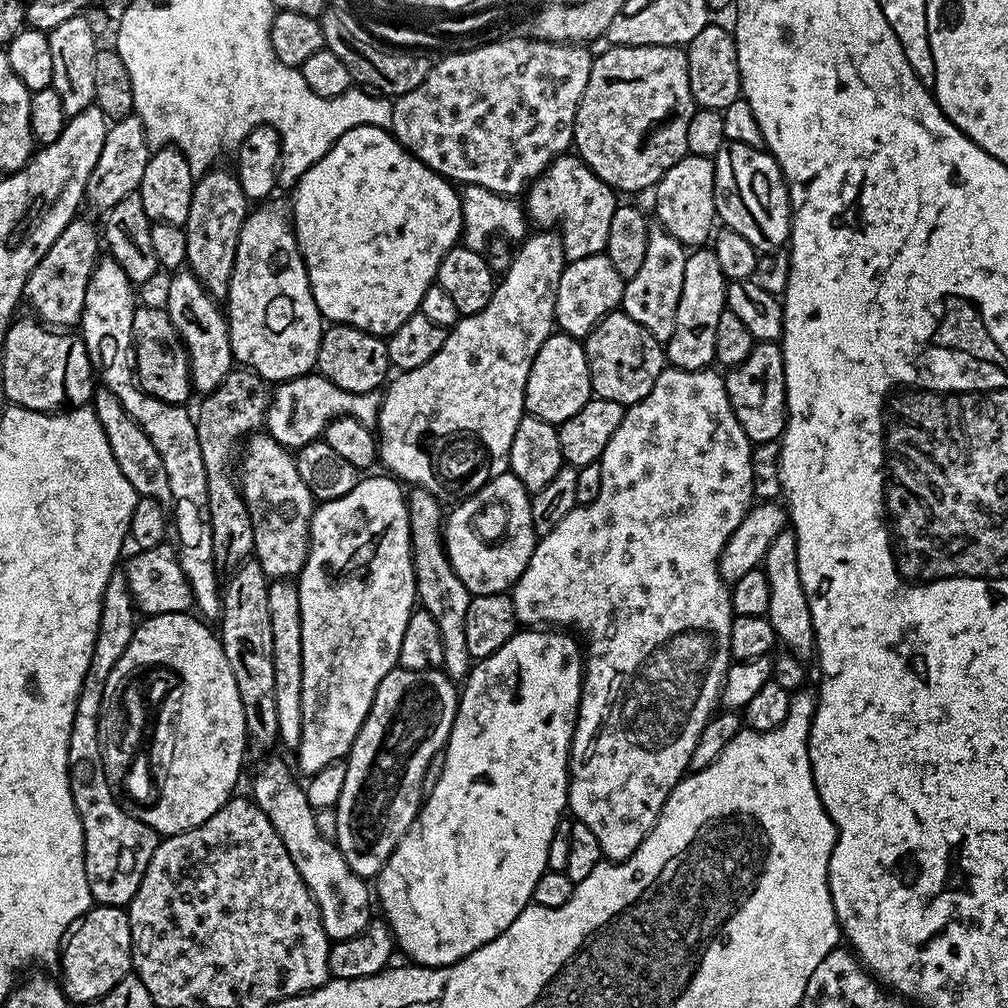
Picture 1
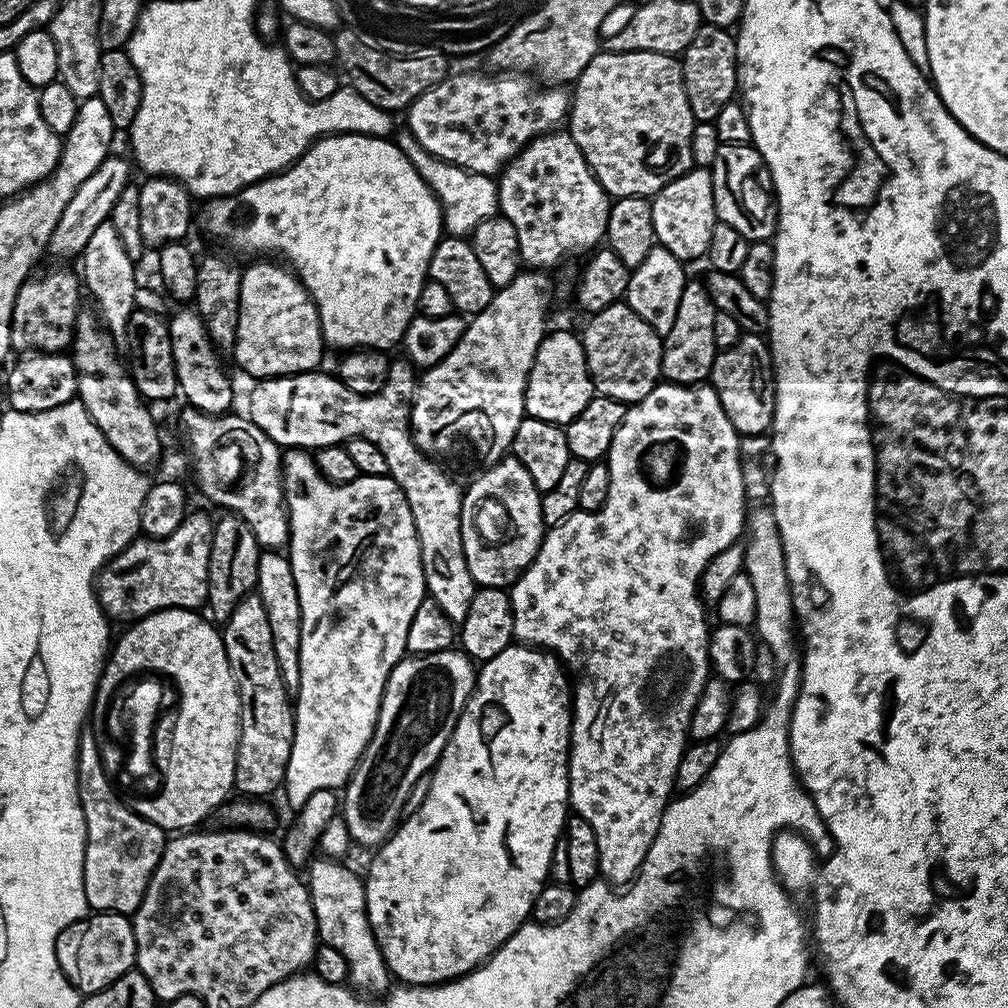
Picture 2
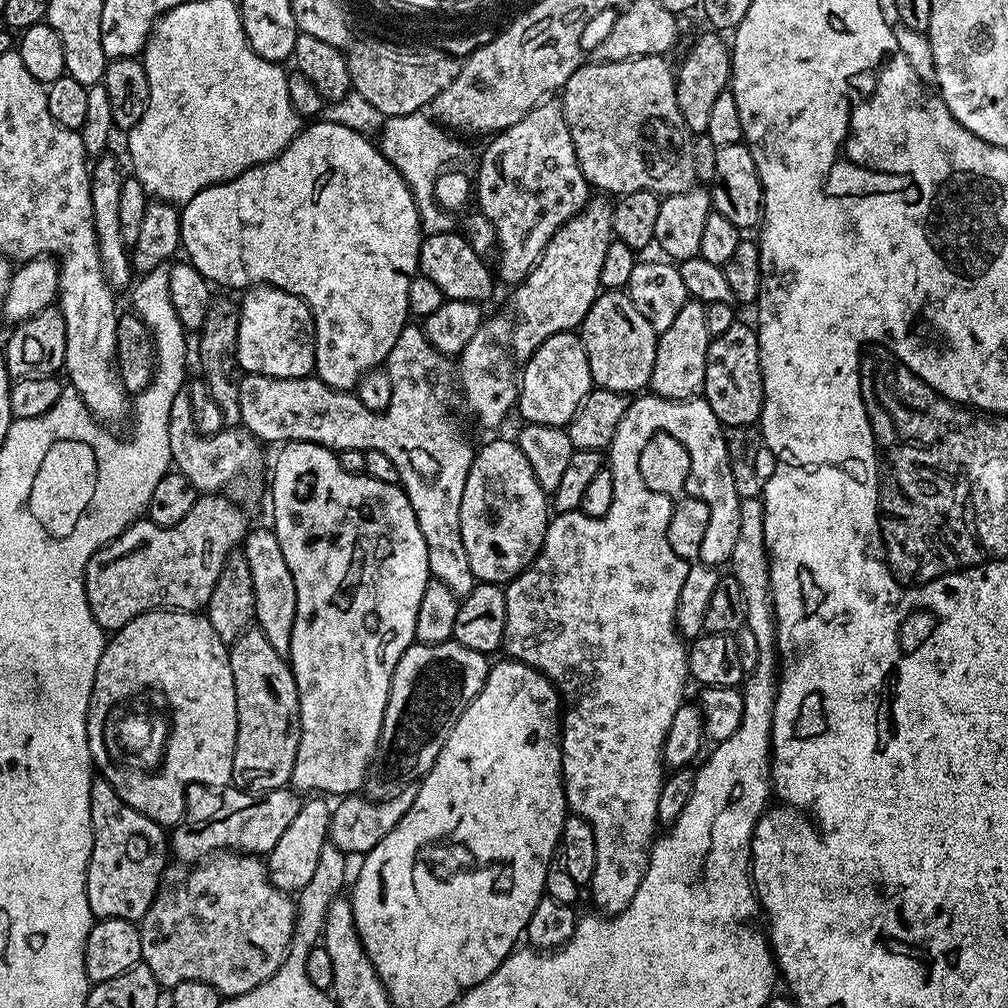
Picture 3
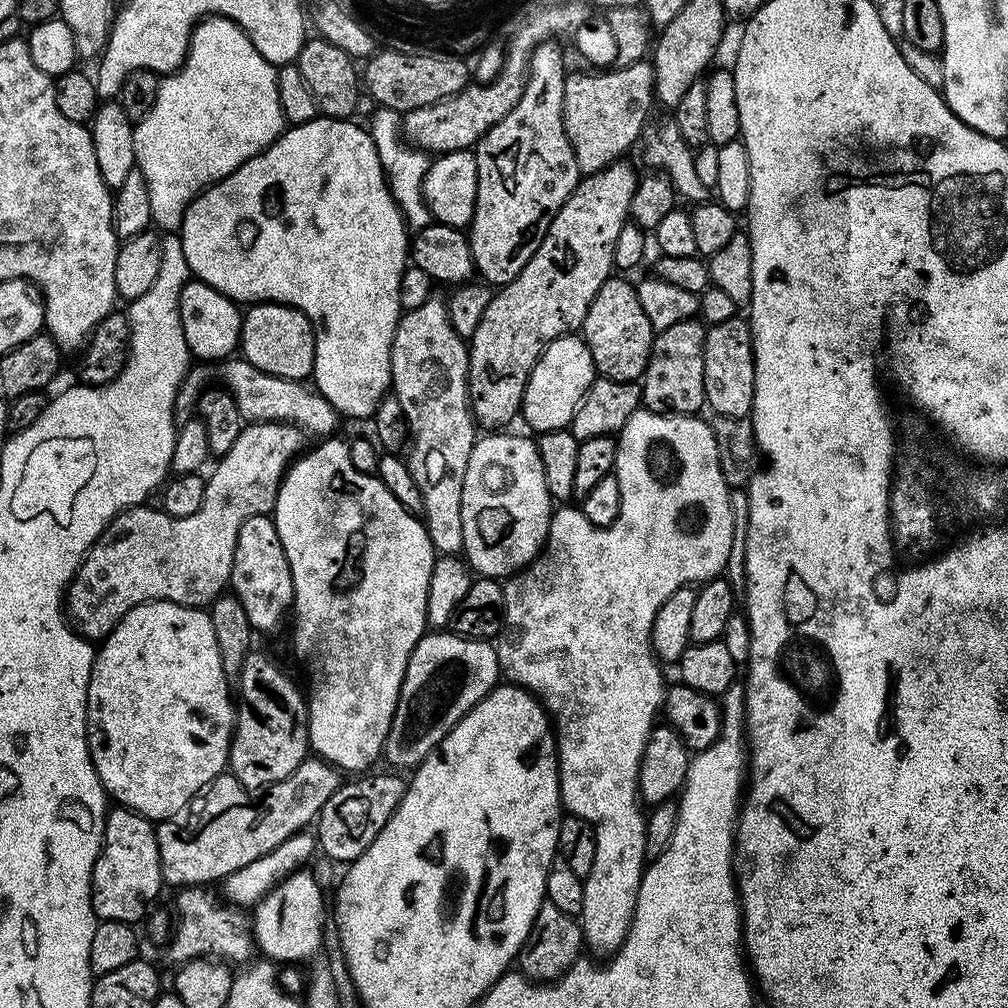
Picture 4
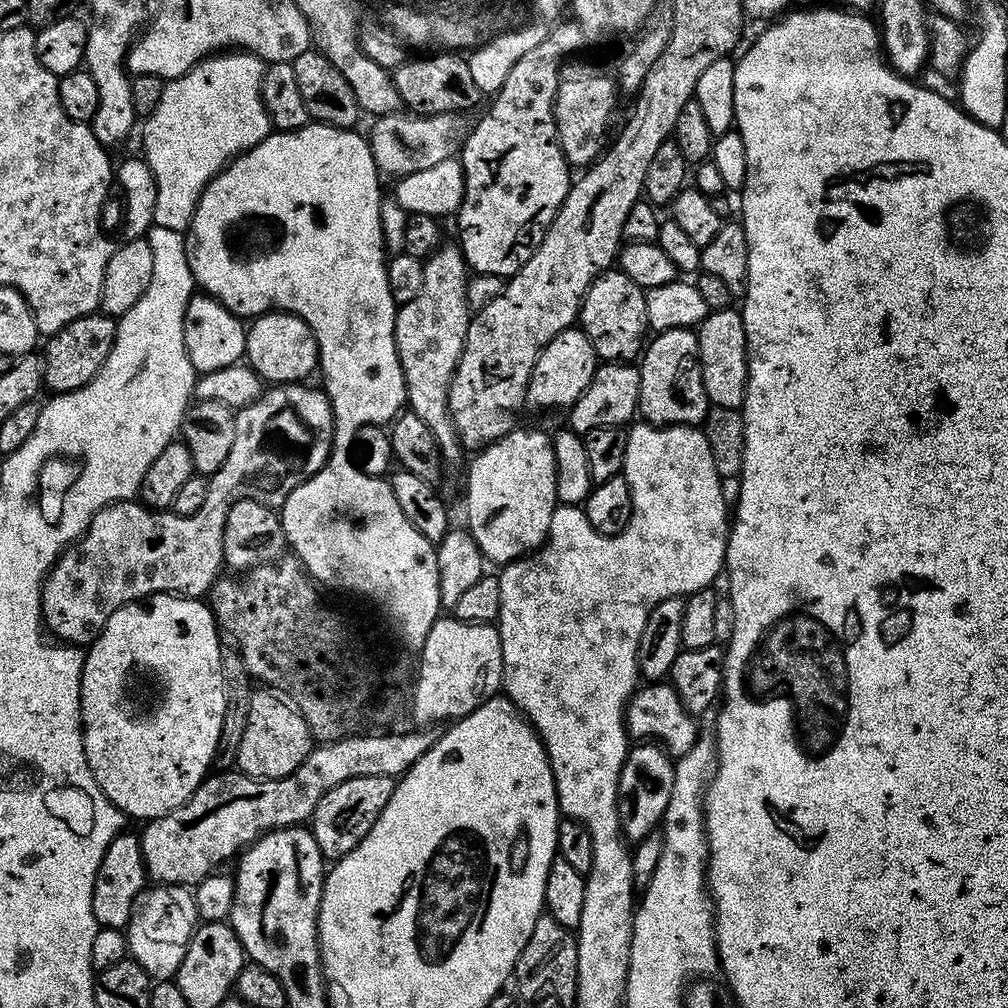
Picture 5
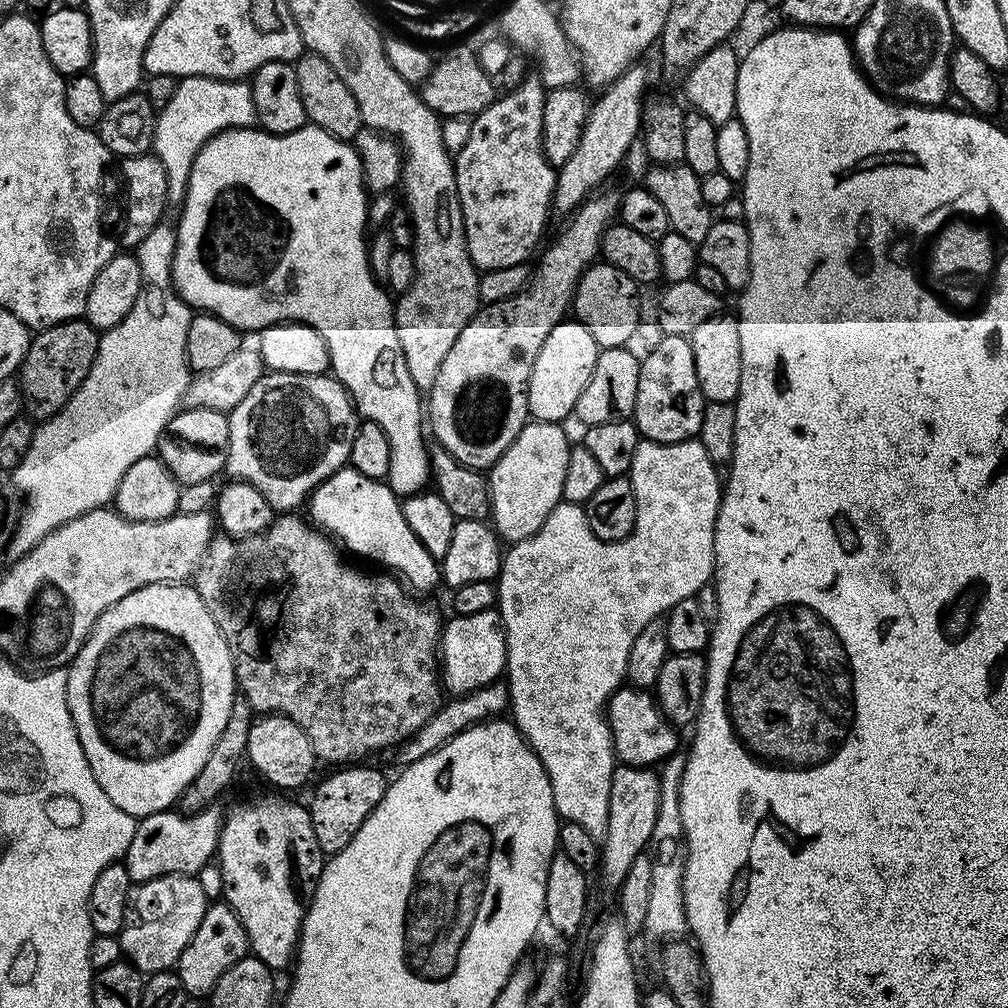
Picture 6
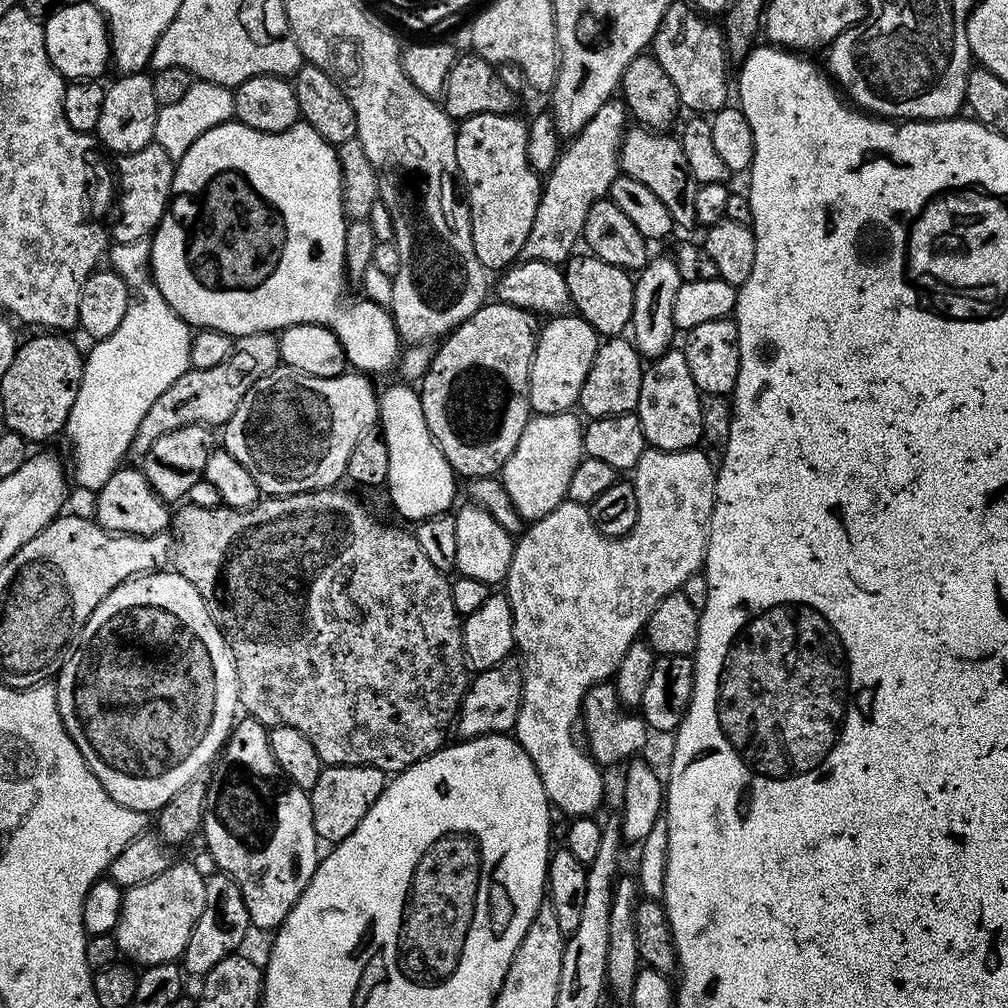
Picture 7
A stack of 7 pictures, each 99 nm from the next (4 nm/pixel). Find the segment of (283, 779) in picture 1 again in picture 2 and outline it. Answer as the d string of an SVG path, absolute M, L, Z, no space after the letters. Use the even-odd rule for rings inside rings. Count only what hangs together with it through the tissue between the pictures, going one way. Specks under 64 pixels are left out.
M316 858L307 865L306 883L312 895L316 935L320 944L334 946L348 967L347 983L360 994L383 994L389 991L394 977L382 958L382 950L372 933L366 910L364 880L356 877L340 860Z

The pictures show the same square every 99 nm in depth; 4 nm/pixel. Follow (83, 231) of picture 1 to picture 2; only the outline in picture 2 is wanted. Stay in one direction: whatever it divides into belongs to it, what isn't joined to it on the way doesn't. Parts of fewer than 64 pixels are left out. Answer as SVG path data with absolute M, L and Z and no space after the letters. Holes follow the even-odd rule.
M52 266L49 272L33 275L25 280L18 290L18 298L14 298L14 310L10 322L10 342L12 352L16 354L31 354L33 352L63 352L67 353L76 337L76 319L80 317L80 292L82 296L82 280L68 269L68 266Z

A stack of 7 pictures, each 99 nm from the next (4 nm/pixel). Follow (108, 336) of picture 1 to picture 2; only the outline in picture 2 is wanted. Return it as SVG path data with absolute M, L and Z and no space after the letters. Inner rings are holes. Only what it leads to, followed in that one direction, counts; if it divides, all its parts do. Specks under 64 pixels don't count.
M111 219L102 222L98 230L90 237L90 242L86 242L84 251L79 257L78 263L84 267L82 271L82 284L92 295L95 311L102 321L107 333L113 341L120 342L127 337L130 314L136 311L136 281L137 265L126 254L126 246L122 246L122 238L118 238L118 230L114 230Z

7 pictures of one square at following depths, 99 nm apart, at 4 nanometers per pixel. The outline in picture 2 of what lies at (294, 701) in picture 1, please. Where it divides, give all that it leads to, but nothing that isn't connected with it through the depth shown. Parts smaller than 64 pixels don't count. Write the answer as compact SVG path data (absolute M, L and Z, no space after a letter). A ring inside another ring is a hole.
M261 551L254 592L262 598L262 606L266 606L266 618L270 621L270 634L274 637L274 655L278 657L278 670L282 670L282 682L289 693L294 694L300 689L302 606L298 602L298 586L294 586L294 570L283 551Z

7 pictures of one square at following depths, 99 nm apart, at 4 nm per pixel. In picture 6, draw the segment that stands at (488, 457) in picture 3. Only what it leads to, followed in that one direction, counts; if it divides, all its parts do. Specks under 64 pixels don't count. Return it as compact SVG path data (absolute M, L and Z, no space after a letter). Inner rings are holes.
M537 420L524 425L514 442L487 473L488 493L492 499L490 524L507 542L530 538L562 500L562 481L570 441L560 424Z

